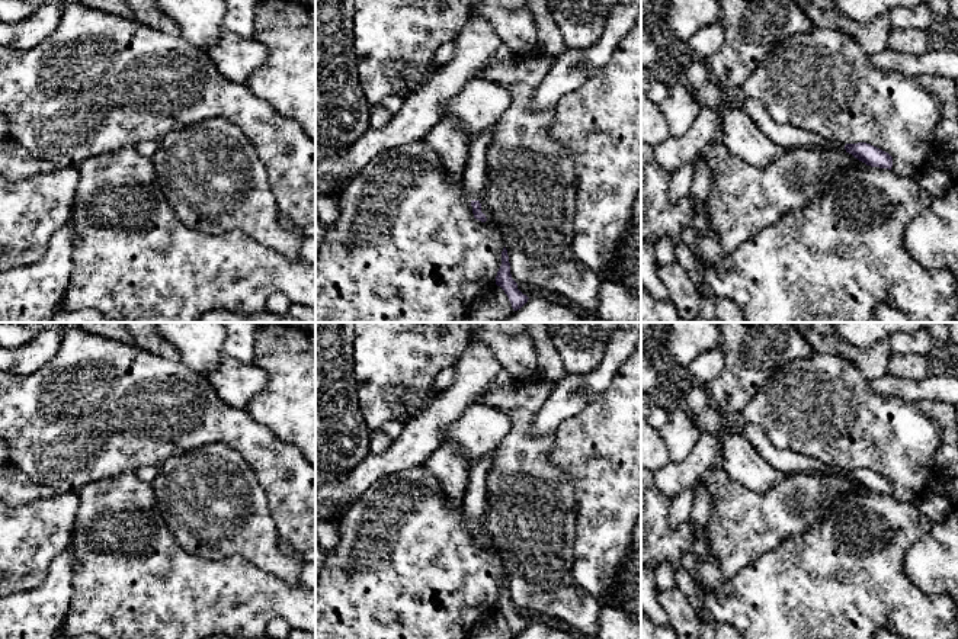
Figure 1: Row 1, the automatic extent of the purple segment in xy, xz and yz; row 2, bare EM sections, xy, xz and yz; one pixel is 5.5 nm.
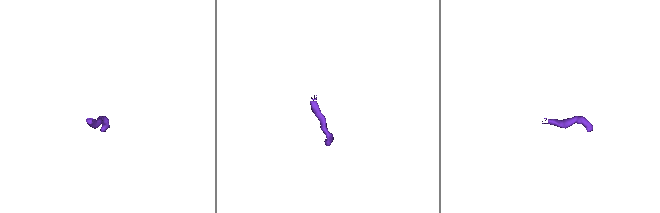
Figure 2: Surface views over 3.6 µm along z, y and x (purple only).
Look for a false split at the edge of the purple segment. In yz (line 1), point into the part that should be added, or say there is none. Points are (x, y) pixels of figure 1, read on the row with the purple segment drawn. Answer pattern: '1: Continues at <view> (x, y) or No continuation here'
1: No continuation here

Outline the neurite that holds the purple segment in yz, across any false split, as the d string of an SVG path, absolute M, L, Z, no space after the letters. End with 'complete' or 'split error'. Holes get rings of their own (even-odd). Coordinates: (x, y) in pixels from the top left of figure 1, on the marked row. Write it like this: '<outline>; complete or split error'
M866 142L846 144L845 150L859 161L865 163L866 166L888 168L888 170L891 170L893 167L893 157L888 152L871 144Z; complete

